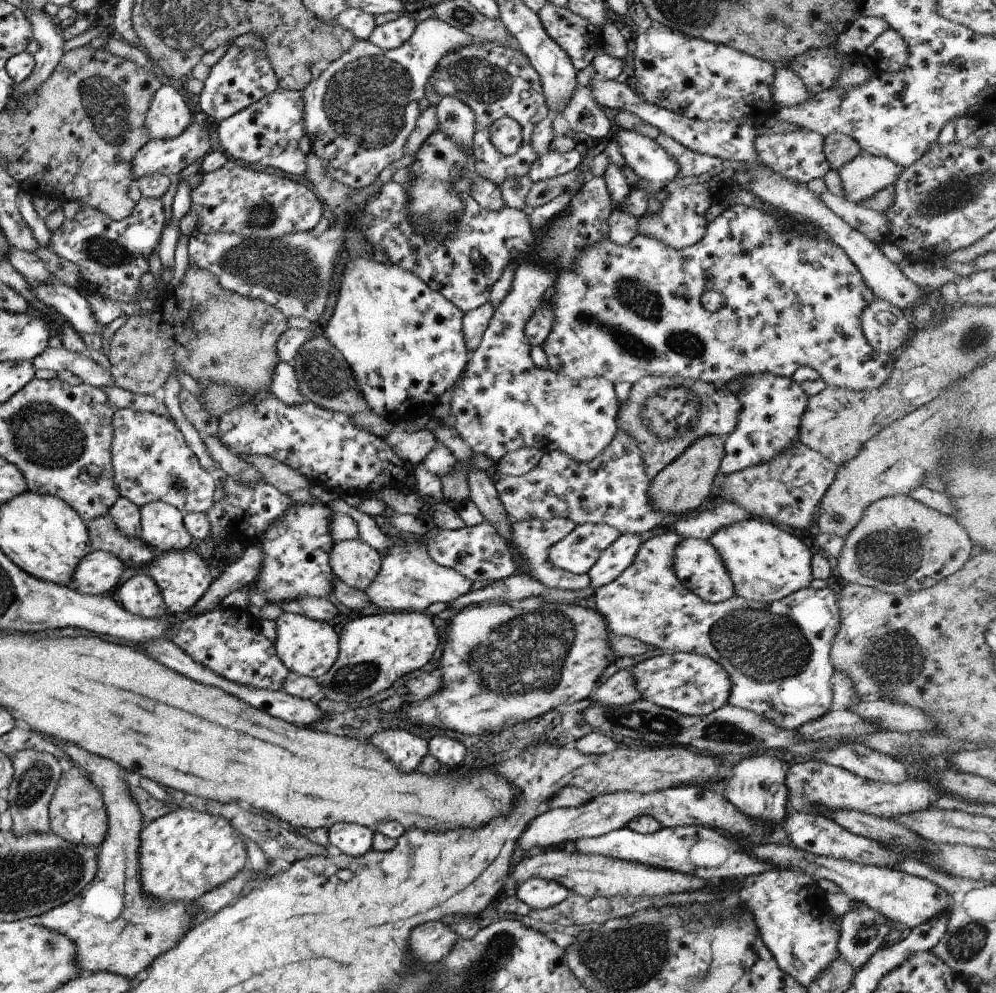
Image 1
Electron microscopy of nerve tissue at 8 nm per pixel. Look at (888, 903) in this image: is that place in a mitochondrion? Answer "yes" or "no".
no

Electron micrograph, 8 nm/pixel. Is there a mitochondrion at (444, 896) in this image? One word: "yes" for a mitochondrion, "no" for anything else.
no

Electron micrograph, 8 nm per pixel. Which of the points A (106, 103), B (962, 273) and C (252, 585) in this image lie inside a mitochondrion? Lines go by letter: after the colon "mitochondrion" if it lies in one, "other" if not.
A: mitochondrion
B: other
C: other

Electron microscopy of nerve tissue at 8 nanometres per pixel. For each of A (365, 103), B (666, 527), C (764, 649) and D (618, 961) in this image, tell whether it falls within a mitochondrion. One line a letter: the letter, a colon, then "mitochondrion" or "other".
A: mitochondrion
B: other
C: mitochondrion
D: mitochondrion

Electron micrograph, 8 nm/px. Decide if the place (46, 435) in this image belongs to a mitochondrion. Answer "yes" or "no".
yes

